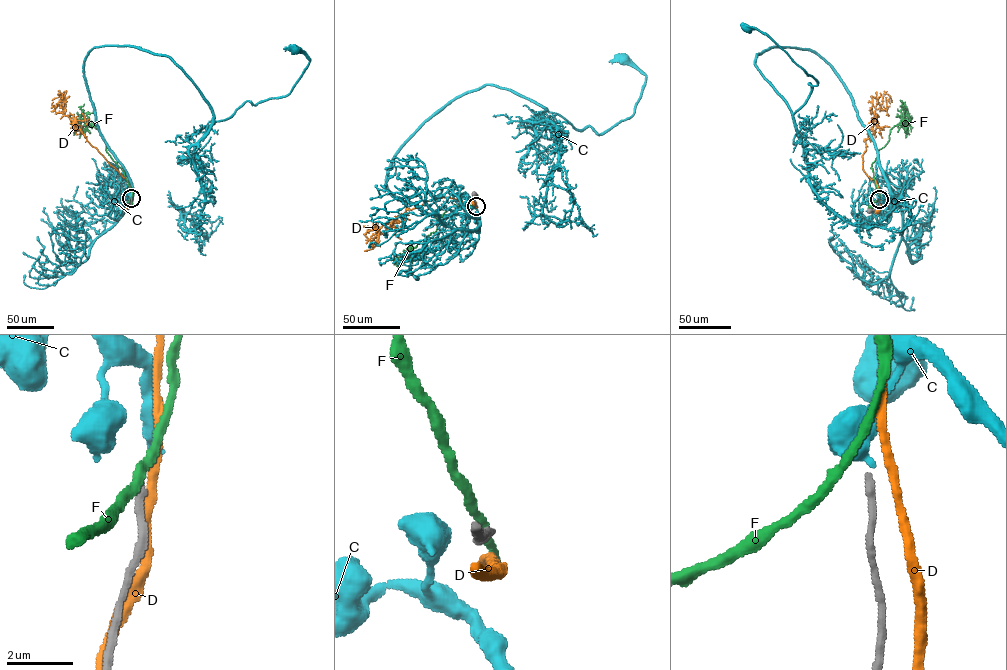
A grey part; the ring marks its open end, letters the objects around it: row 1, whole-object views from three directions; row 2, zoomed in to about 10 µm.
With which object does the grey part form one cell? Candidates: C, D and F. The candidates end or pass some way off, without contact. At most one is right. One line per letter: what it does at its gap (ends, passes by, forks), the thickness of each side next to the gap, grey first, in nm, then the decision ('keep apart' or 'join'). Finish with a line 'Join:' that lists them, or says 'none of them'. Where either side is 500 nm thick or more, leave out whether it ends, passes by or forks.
C: calibres 220 and 700 nm; keep apart
D: it passes by; calibres 220 and 240 nm; keep apart
F: it passes by; calibres 220 and 280 nm; keep apart
Join: none of them

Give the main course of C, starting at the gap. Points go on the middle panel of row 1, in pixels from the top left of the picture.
C: (475, 206), (476, 219), (433, 216), (389, 192), (397, 151), (486, 85), (605, 133), (644, 85), (625, 59)

